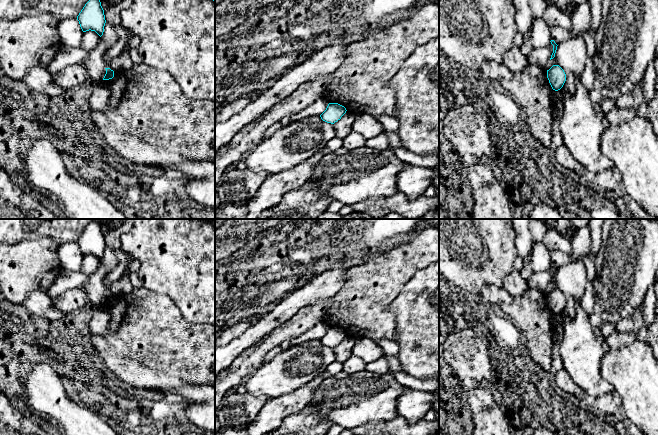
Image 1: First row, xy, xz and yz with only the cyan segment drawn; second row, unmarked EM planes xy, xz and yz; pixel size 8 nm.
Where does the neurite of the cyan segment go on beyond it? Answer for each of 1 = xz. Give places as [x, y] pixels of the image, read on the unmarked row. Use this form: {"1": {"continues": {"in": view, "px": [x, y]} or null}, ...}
{"1": {"continues": null}}

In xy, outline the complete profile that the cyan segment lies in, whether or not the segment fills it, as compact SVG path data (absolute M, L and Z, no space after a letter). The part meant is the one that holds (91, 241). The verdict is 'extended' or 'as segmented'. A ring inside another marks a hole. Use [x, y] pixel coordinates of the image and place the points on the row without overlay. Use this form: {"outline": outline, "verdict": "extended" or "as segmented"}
{"outline": "M92 221L77 240L77 244L83 256L95 255L101 261L106 244L100 224Z", "verdict": "as segmented"}

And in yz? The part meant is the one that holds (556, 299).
{"outline": "M553 289L547 294L547 302L552 313L558 315L563 311L566 305L566 298L559 289Z", "verdict": "as segmented"}

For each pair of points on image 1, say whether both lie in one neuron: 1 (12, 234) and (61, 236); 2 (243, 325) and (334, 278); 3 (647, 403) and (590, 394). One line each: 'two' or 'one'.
1: one
2: two
3: two

